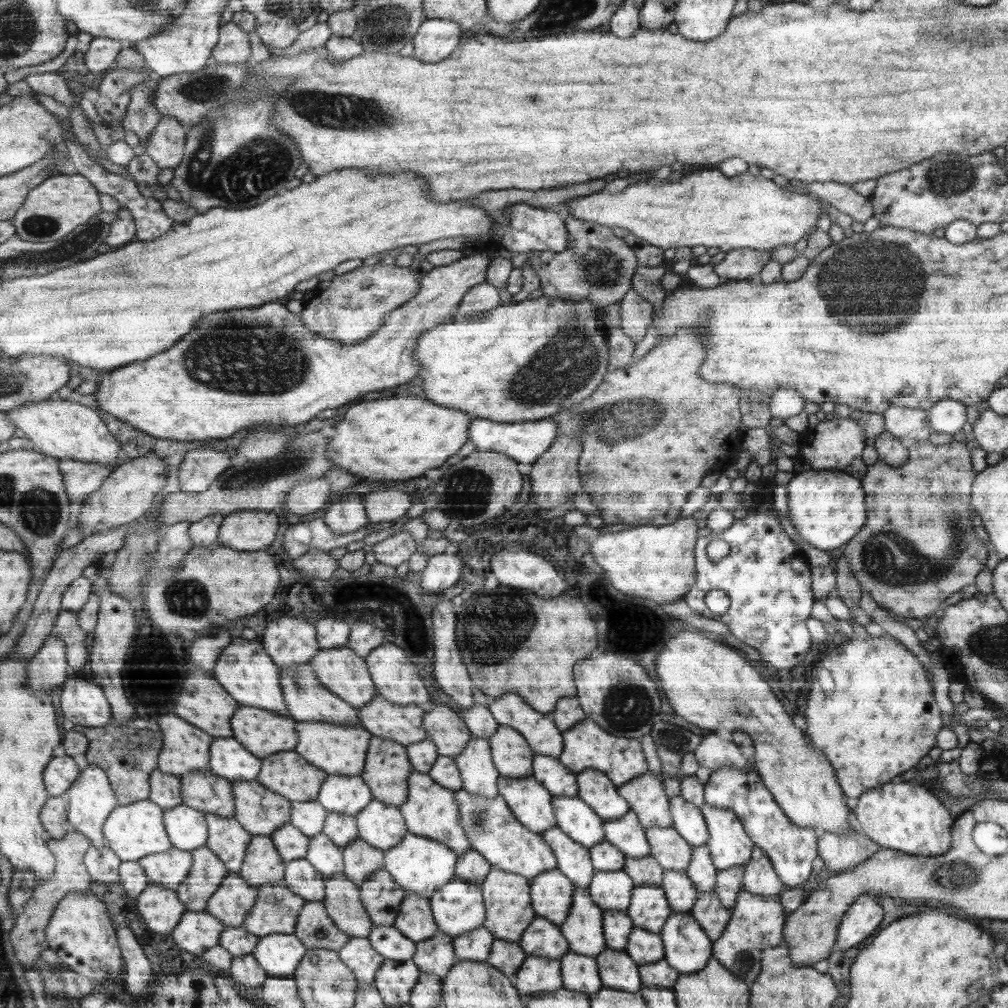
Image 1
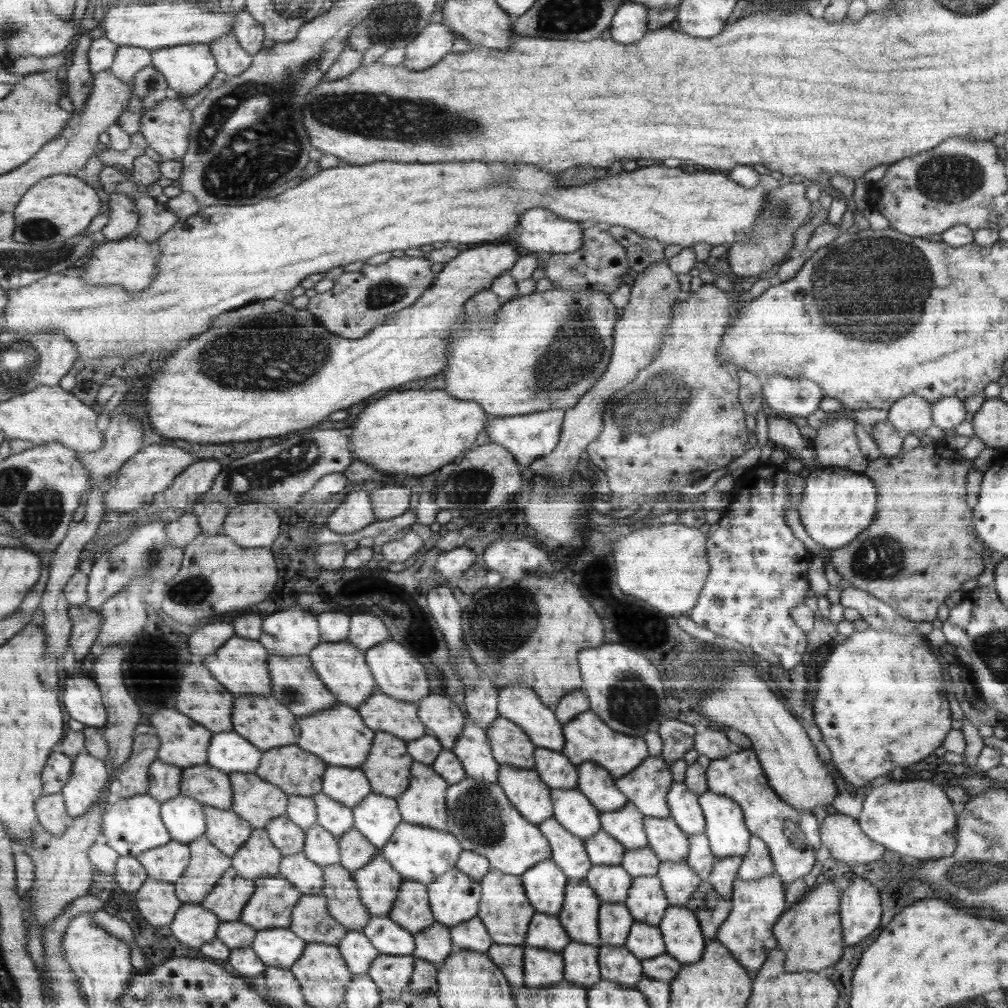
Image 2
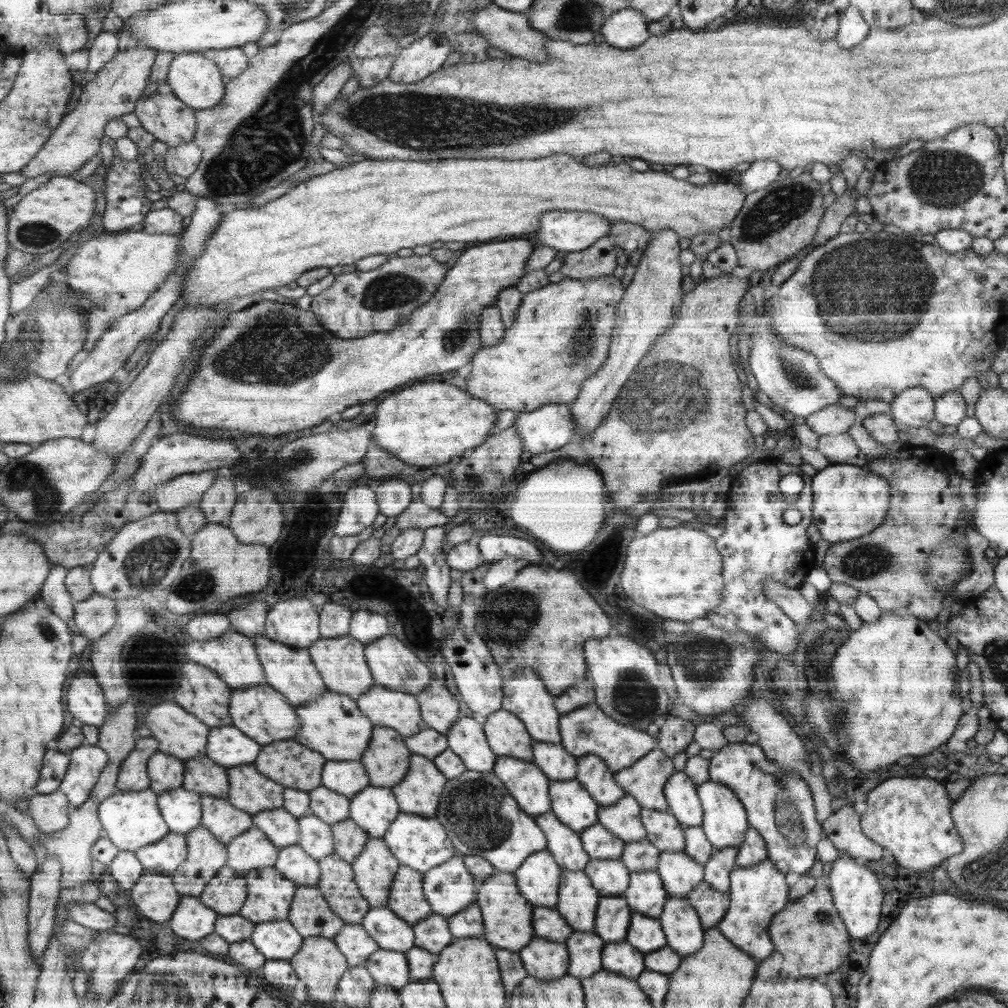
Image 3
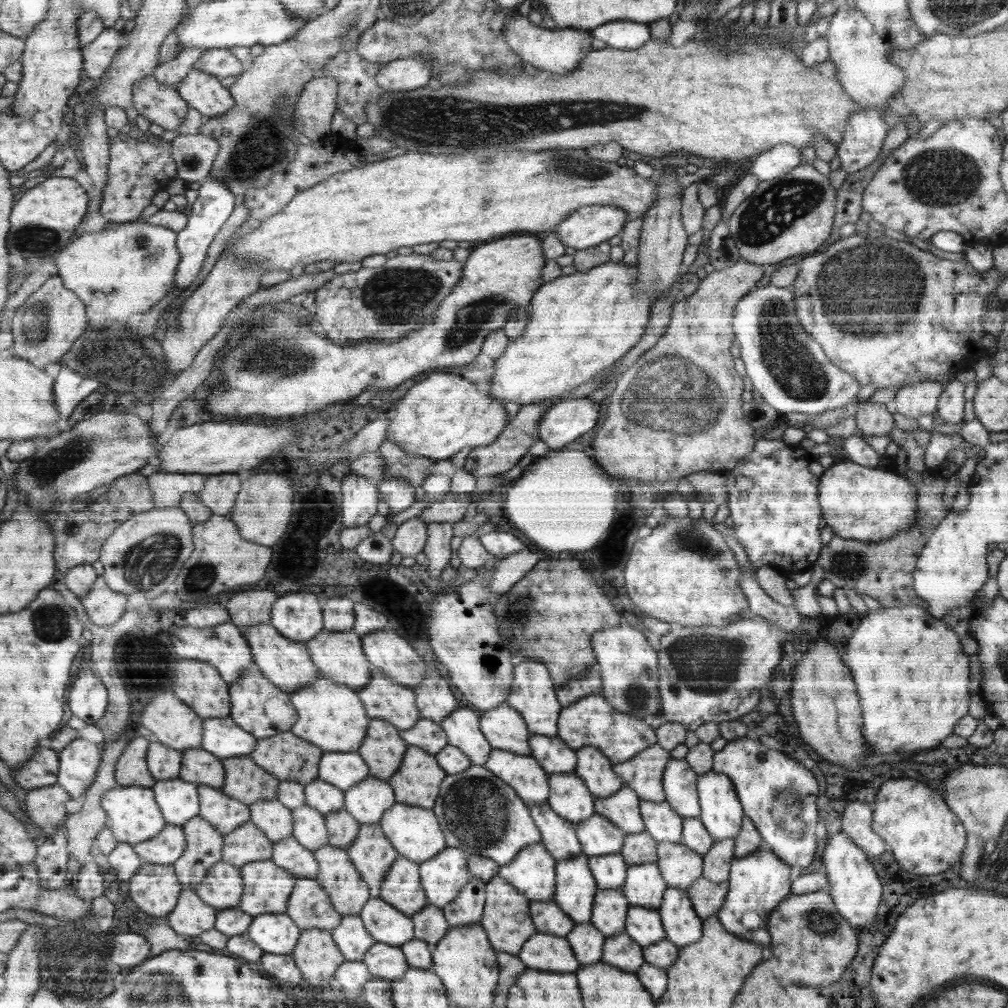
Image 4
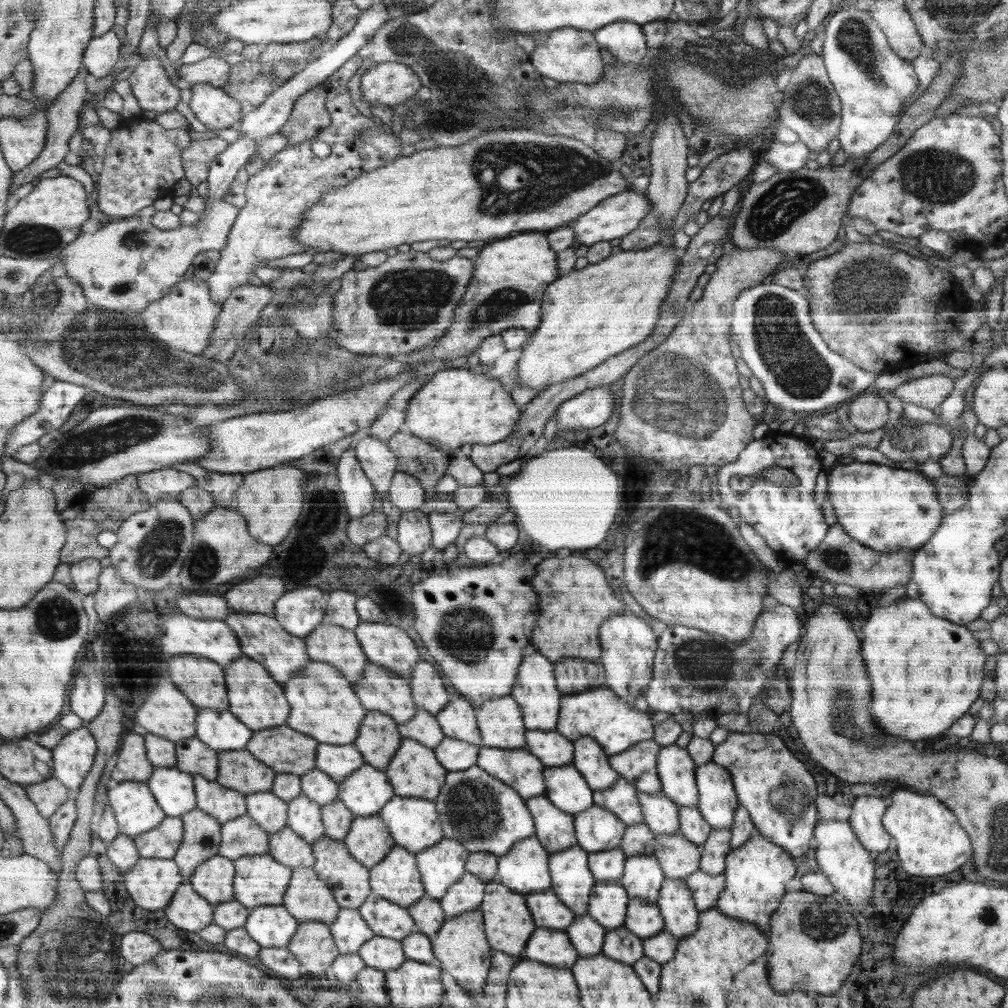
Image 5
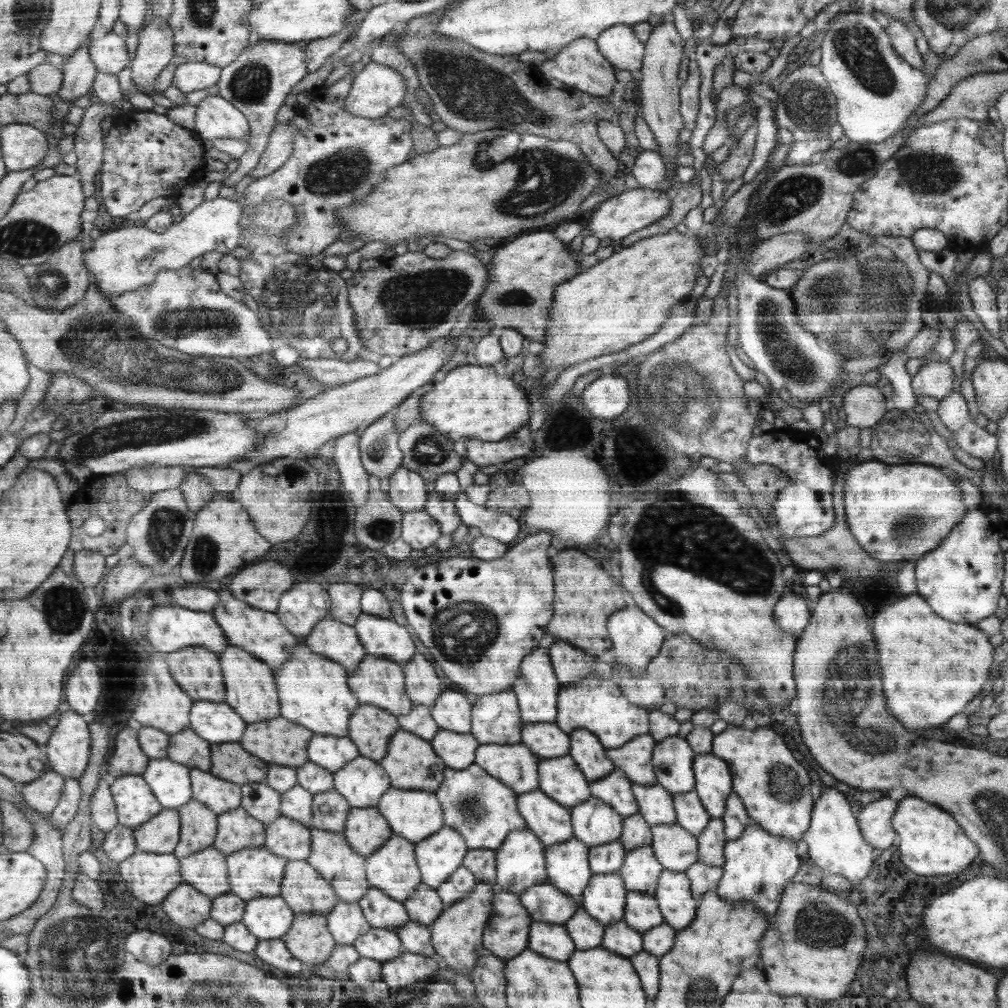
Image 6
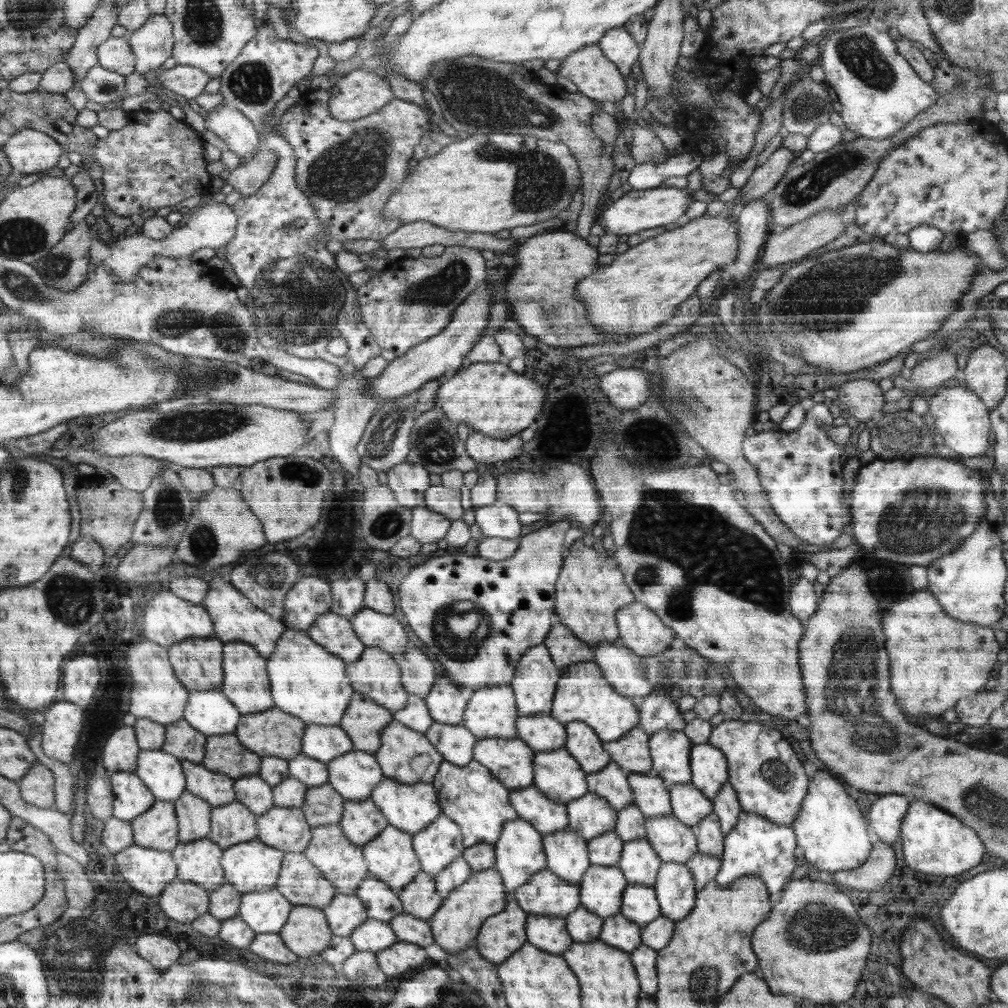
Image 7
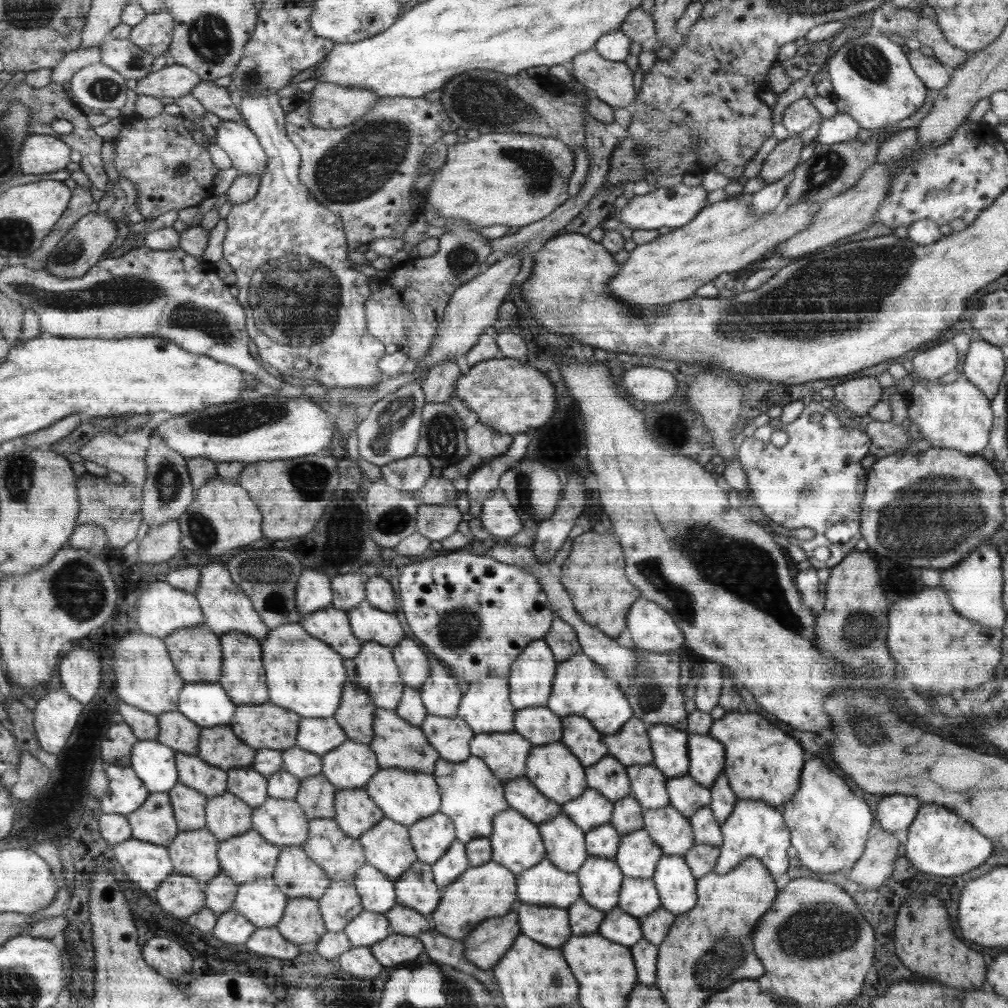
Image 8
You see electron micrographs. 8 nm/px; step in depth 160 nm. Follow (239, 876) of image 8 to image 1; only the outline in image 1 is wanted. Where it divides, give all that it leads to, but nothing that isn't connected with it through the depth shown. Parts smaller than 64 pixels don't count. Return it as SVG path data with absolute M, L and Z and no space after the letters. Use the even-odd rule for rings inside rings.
M264 884L260 887L259 893L256 904L241 926L260 938L276 933L292 934L305 898L298 896L284 884Z

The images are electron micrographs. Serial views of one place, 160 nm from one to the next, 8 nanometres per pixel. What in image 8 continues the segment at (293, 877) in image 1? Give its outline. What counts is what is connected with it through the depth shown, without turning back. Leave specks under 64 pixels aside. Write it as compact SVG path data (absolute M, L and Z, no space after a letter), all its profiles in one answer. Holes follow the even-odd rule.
M268 797L253 810L253 828L272 844L301 846L309 838L309 819L295 799Z

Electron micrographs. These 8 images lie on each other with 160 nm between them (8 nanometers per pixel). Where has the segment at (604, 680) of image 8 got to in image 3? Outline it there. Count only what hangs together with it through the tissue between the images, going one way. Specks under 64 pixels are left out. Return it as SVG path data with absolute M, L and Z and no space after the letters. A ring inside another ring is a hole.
M595 702L585 704L576 711L564 713L560 718L561 745L576 758L596 755L605 761L616 774L624 768L633 767L638 760L652 750L652 736L642 729L632 728L608 716Z

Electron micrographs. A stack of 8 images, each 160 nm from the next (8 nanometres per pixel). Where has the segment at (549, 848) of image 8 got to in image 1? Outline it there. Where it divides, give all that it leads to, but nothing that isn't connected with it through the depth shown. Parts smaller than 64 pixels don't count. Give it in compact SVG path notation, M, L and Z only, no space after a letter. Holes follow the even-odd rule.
M576 888L572 910L560 925L570 949L586 956L600 955L608 948L605 943L604 910L598 906L588 889Z

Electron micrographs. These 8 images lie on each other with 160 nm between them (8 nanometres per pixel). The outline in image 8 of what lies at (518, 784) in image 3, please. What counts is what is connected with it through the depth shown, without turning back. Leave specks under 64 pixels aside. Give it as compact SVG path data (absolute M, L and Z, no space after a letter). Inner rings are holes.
M518 732L477 733L473 736L469 749L473 756L482 758L502 782L507 783L526 776L526 762L532 744Z

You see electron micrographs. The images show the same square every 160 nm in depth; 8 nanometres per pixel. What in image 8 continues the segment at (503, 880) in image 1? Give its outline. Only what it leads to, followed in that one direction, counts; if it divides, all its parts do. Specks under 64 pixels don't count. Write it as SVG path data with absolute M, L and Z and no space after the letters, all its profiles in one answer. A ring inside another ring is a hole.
M519 903L514 906L514 910L508 915L486 919L464 939L463 945L464 956L472 964L475 964L480 969L488 969L497 966L502 956L508 952L508 948L513 946L517 940L517 936L521 934L520 917L517 913Z

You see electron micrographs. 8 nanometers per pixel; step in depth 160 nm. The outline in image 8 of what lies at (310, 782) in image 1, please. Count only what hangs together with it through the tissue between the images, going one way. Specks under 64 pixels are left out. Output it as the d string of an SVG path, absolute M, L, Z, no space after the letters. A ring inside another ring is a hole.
M268 700L262 704L237 705L236 714L228 725L242 741L245 741L246 745L250 745L255 750L270 748L284 752L297 745L301 720L302 717L297 712L279 707Z

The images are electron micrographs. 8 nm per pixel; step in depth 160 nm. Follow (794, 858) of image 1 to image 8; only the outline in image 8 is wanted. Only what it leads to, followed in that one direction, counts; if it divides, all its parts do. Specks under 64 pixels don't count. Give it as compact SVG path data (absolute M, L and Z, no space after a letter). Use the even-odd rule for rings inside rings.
M744 709L729 711L713 721L708 734L725 745L724 775L738 799L762 801L774 808L792 800L799 789L804 764L802 746L794 738L772 726L759 713Z

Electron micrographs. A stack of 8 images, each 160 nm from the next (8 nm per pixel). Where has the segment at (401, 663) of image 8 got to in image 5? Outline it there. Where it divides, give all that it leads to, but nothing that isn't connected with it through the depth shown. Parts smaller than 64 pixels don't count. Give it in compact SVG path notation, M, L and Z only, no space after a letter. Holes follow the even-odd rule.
M430 659L423 660L413 668L410 677L414 704L433 715L437 715L449 703L448 692L444 690L442 678L435 667L436 664Z

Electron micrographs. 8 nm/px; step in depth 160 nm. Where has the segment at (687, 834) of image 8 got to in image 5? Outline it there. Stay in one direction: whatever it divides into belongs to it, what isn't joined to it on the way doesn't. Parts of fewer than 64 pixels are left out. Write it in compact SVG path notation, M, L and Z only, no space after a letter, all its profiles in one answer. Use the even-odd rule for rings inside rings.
M681 832L655 834L653 855L661 863L667 878L685 879L700 869L703 849L688 840Z

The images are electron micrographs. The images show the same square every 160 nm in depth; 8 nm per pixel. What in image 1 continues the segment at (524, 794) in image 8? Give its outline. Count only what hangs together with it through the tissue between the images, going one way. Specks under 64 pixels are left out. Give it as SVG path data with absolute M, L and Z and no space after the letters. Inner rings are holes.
M558 827L549 828L541 835L553 849L557 869L565 873L576 888L588 889L594 876L592 854L589 848L575 841Z

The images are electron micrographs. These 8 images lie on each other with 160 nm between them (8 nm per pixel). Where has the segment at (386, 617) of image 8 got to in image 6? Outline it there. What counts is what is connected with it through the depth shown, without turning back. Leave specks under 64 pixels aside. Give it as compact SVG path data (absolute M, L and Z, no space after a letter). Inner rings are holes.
M362 613L353 624L365 651L370 655L407 663L416 654L412 636L394 620Z

